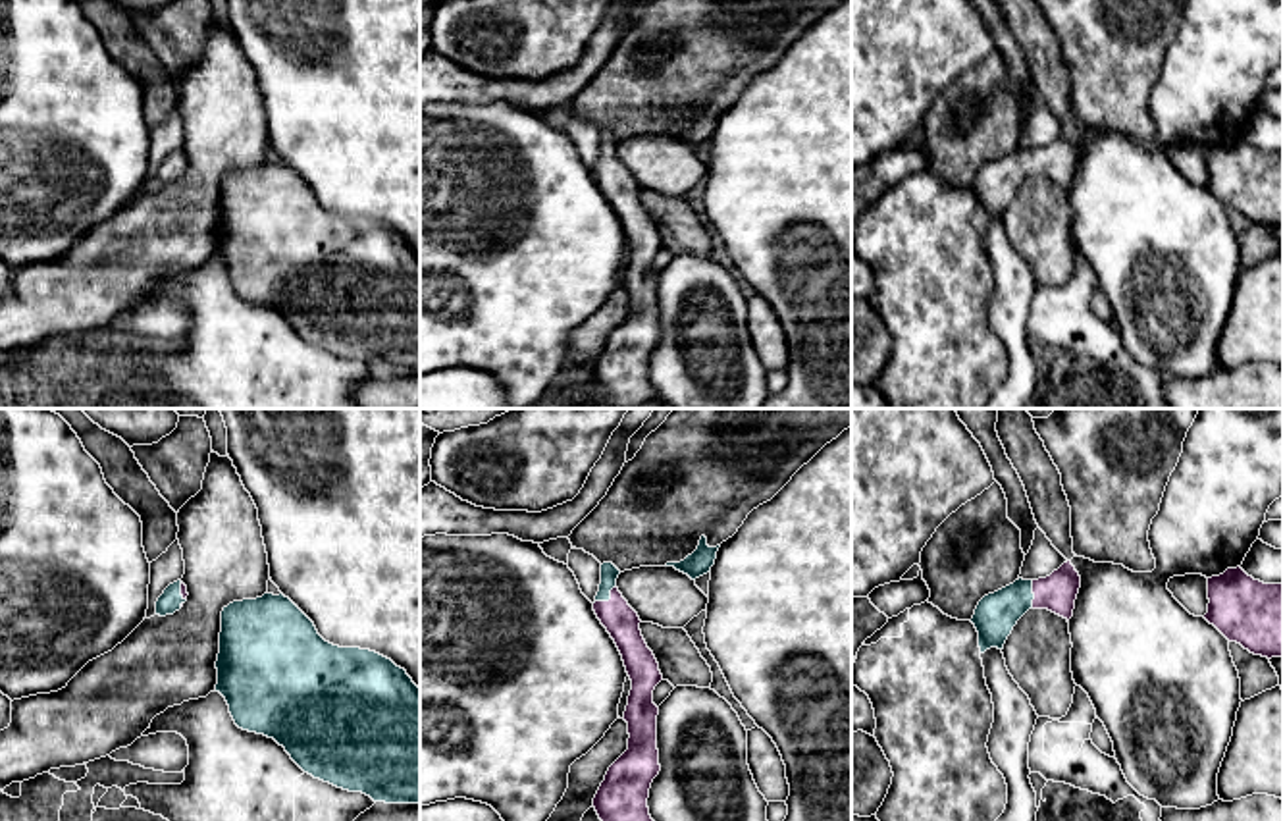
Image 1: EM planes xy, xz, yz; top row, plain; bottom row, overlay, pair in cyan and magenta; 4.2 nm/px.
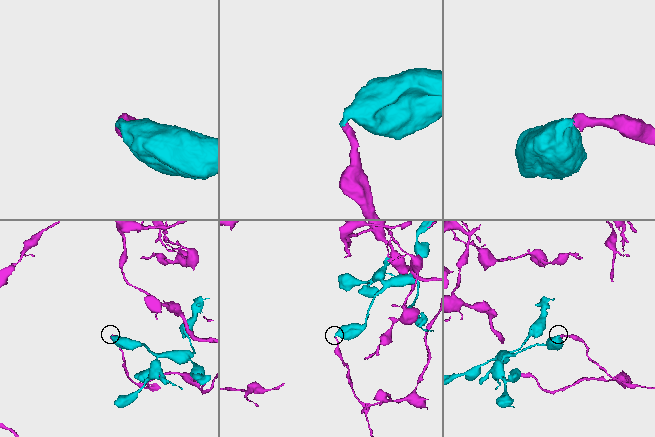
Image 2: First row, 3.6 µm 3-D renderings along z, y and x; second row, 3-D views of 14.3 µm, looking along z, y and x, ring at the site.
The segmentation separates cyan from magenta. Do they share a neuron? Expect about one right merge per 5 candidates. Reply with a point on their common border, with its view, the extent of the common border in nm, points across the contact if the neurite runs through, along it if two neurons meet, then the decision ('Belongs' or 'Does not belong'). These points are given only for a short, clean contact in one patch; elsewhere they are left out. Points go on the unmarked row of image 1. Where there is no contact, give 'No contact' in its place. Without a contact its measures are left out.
Touches cyan at xz (607, 168). Shared border 130 nm. Path across: xz (609, 141), (607, 168), (621, 189). Belongs

